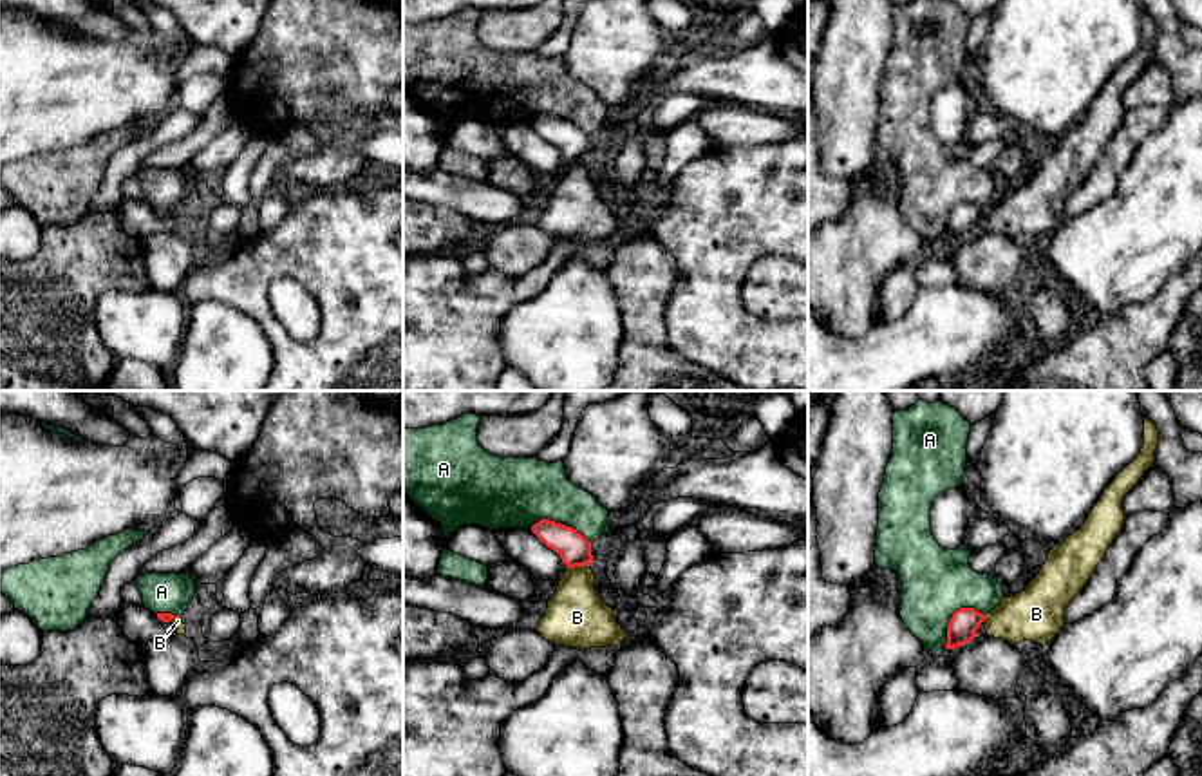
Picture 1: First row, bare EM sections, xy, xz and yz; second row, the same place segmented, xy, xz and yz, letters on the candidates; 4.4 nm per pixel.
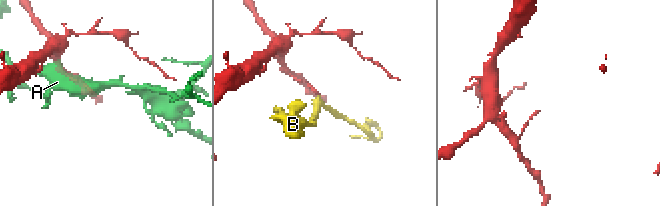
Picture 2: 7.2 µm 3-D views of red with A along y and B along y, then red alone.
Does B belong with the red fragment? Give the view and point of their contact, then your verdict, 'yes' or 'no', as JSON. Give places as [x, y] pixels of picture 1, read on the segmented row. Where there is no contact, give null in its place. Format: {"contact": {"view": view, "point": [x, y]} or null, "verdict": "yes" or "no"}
{"contact": {"view": "xz", "point": [577, 565]}, "verdict": "no"}

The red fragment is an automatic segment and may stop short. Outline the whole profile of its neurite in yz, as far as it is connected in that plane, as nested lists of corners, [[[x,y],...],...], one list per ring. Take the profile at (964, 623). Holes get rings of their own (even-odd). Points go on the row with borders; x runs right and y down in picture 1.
[[[960,608],[953,613],[947,624],[947,649],[954,649],[971,642],[976,637],[976,629],[983,622],[985,615],[974,608]]]

